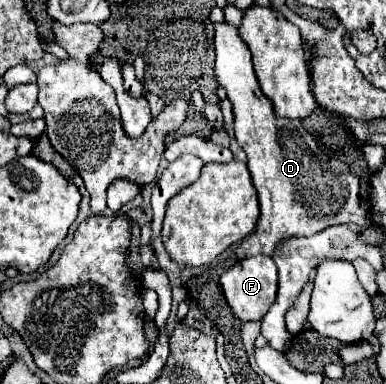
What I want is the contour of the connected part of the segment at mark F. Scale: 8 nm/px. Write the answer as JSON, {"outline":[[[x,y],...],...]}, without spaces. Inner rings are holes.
{"outline":[[[252,256],[246,260],[236,262],[230,270],[226,270],[220,278],[224,296],[234,312],[234,316],[242,322],[246,320],[262,320],[268,312],[268,308],[272,306],[274,298],[276,298],[276,290],[278,290],[278,270],[276,264],[270,256]]]}

